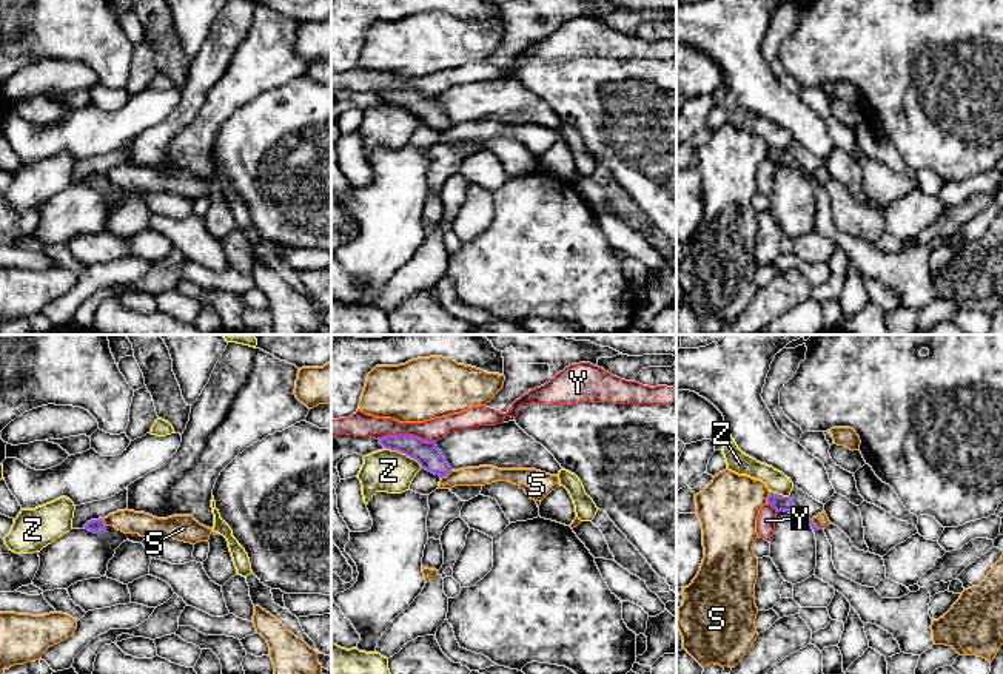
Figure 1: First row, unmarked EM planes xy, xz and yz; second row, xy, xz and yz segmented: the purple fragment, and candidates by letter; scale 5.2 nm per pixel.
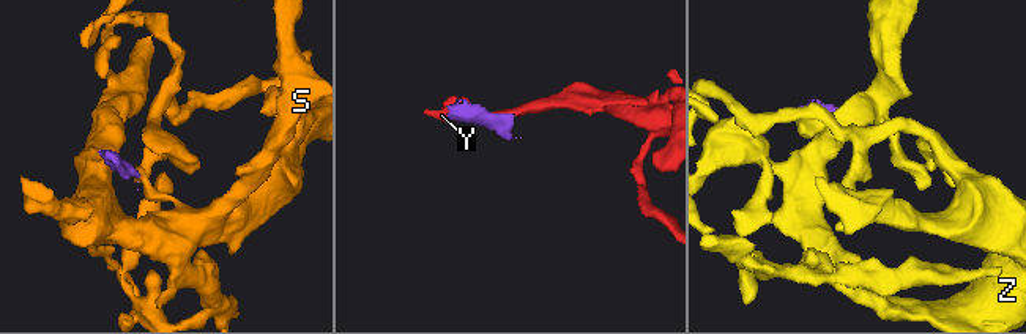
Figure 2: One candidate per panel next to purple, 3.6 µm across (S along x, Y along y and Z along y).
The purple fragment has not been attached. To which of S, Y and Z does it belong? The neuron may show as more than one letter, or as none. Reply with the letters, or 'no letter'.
no letter

